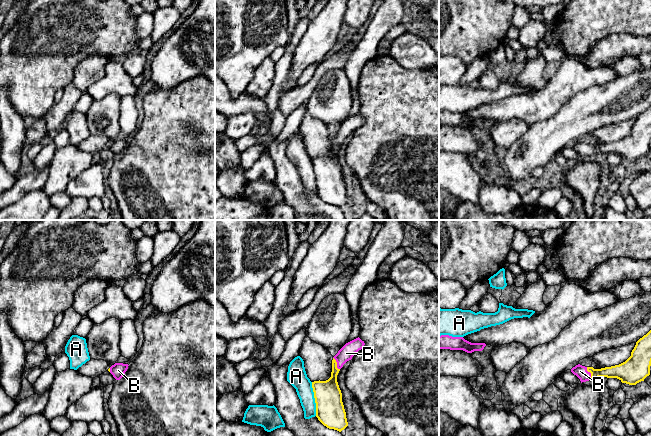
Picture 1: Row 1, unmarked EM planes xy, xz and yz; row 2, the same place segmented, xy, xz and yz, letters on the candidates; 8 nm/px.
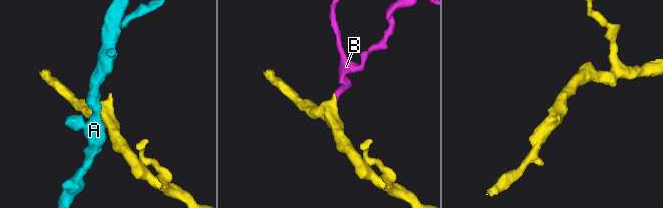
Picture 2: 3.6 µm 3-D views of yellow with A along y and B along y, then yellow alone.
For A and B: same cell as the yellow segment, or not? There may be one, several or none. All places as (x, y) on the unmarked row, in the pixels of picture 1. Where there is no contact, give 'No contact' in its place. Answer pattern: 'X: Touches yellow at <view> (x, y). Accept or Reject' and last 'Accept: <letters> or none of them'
A: Touches yellow at xz (315, 175). Reject
B: Touches yellow at yz (590, 148). Accept
Accept: B

